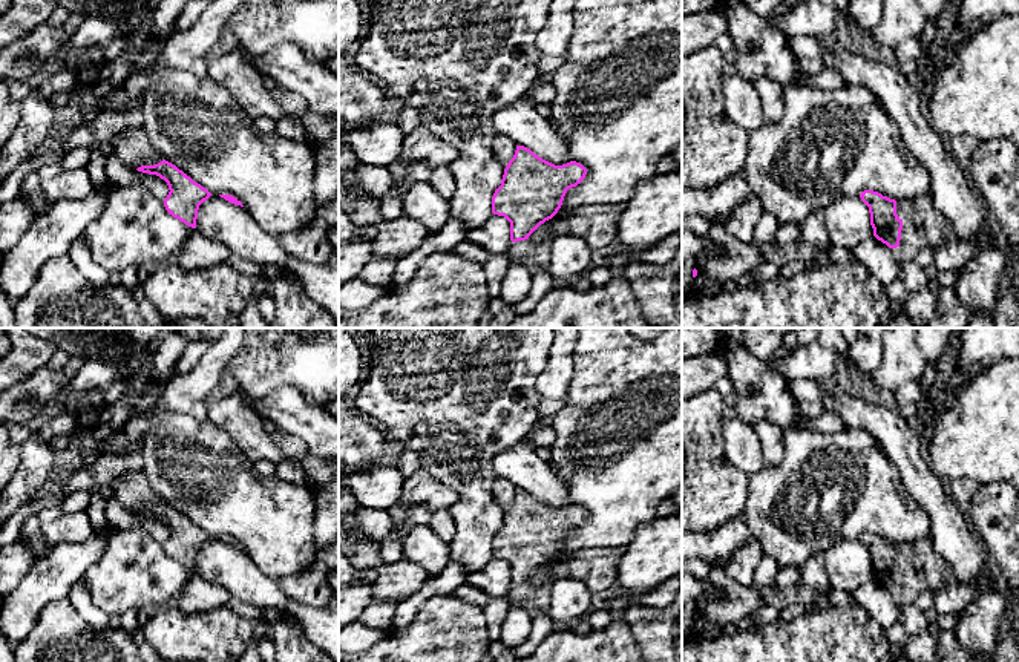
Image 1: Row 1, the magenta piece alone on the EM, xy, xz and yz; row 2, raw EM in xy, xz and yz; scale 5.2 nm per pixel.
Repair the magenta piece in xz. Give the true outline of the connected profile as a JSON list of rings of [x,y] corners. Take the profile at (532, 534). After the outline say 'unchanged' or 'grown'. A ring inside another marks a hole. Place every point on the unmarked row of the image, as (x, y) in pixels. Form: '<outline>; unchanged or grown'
[[[516,489],[513,501],[504,512],[501,529],[492,539],[492,556],[504,559],[510,565],[512,587],[507,596],[512,604],[524,607],[532,619],[539,611],[547,613],[553,581],[533,587],[529,579],[558,556],[567,533],[581,527],[585,518],[587,512],[576,504],[555,509],[524,489]]]; grown

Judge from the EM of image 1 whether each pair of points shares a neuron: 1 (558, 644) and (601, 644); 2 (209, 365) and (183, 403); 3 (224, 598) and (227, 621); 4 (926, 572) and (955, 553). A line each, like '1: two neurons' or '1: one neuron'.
1: one neuron
2: one neuron
3: two neurons
4: two neurons

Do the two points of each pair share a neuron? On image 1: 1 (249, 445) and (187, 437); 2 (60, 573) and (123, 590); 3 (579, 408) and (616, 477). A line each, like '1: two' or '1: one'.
1: two
2: two
3: one

